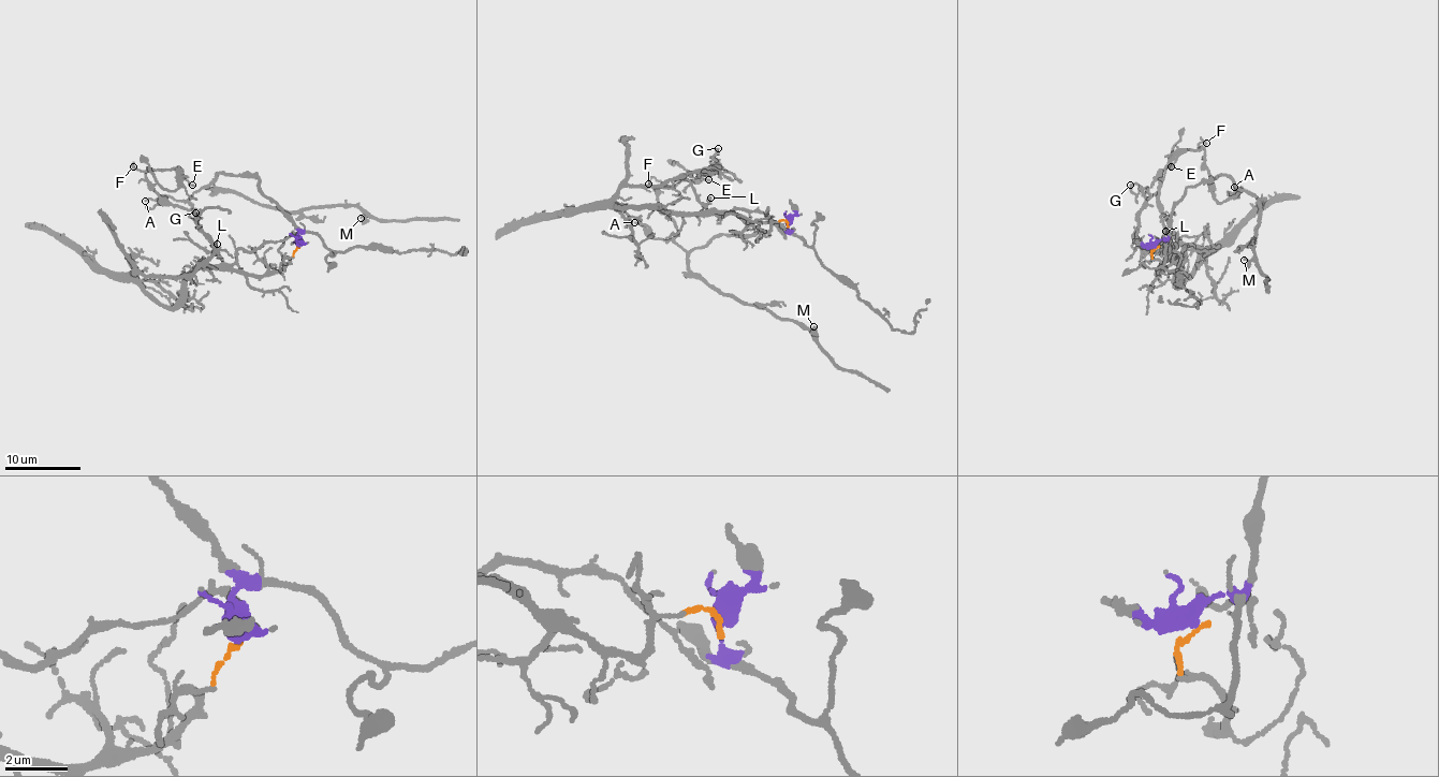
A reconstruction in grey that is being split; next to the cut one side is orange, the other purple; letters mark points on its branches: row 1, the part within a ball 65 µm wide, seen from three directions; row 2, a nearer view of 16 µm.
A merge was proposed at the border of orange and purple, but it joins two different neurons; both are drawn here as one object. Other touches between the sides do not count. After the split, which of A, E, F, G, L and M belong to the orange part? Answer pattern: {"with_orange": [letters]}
{"with_orange": ["G", "L"]}

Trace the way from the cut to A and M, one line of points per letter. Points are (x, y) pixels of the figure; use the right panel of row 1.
A: (1157, 247), (1166, 235), (1176, 203), (1185, 190), (1218, 175), (1243, 189), (1235, 196), (1242, 191), (1235, 187)
M: (1157, 247), (1190, 186), (1222, 174), (1259, 200), (1252, 258), (1244, 260)

